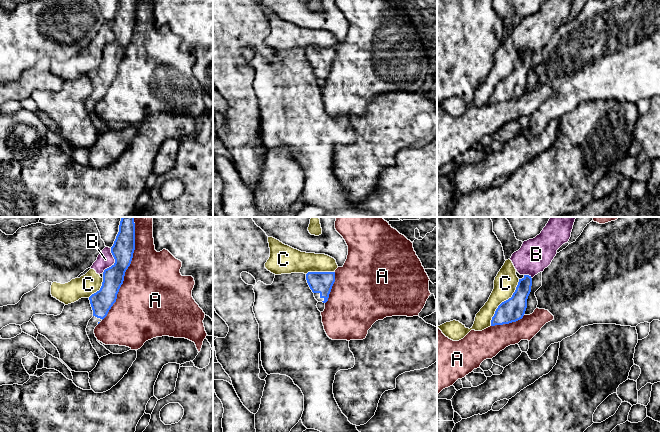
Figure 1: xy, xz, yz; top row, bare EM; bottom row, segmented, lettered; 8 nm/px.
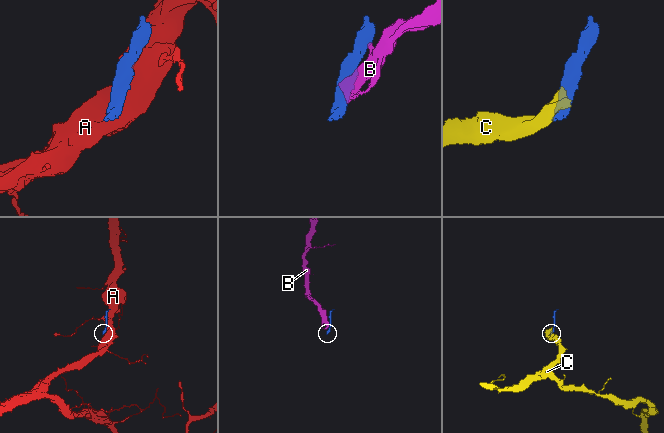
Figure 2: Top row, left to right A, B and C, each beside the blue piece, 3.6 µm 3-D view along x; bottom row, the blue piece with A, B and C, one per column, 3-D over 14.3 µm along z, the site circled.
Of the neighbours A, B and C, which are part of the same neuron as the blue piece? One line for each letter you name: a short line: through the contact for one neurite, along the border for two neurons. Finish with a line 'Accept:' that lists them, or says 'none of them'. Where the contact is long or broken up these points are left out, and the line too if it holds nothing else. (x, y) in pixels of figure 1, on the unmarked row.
Accept: none of them

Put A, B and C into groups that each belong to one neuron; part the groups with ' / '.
A / B C

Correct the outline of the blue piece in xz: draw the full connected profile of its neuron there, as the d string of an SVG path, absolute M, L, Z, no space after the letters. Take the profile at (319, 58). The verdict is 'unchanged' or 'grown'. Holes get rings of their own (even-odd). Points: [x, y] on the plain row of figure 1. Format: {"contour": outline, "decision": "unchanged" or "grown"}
{"contour": "M308 48L306 56L315 75L326 79L335 58L335 48Z", "decision": "grown"}

